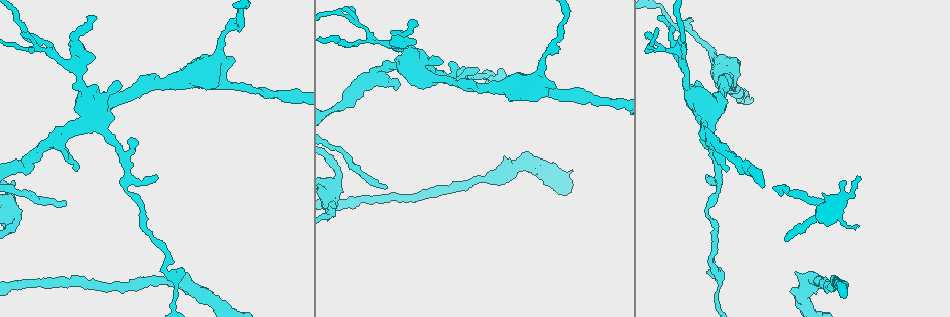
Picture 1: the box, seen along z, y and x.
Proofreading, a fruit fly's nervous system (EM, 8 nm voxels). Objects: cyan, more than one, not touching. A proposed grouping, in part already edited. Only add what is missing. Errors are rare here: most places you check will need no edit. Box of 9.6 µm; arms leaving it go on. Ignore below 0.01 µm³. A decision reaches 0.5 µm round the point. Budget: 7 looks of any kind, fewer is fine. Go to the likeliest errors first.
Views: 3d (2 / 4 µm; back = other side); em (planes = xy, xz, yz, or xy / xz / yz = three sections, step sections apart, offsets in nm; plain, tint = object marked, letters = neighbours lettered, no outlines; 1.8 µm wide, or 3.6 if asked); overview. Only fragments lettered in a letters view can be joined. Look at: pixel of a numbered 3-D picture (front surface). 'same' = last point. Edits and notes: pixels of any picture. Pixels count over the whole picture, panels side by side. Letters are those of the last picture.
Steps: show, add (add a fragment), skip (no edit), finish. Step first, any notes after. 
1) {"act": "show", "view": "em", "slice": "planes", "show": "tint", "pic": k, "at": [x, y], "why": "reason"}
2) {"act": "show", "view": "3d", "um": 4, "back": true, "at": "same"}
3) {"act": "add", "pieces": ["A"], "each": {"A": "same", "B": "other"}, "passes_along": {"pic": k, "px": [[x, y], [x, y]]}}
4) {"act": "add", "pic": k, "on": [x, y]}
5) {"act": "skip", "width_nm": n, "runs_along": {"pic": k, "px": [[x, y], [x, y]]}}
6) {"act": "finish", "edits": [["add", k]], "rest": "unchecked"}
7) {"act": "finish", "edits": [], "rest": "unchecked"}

{"act": "show", "view": "em", "slice": "xz", "step": 16, "show": "letters", "pic": 1, "at": [476, 69], "why": "an open end"}

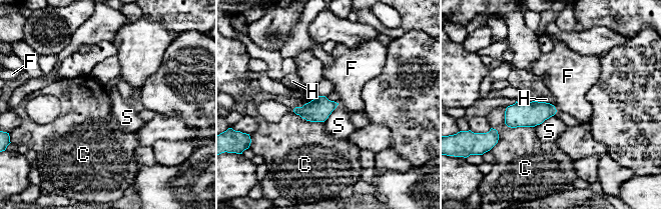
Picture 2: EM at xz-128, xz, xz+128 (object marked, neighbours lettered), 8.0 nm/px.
{"act": "show", "view": "em", "slice": "planes", "show": "letters", "at": "same"}

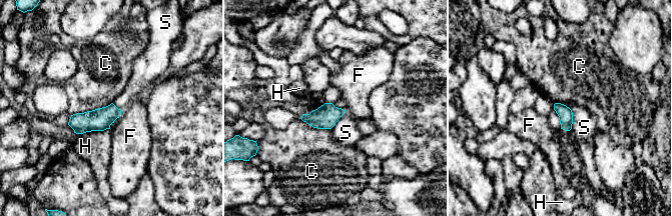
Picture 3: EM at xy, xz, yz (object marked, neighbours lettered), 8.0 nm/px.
{"act": "skip", "width_nm": 120, "each": {"C": "other", "F": "other", "H": "other", "S": "other"}, "border": {"pic": 3, "px": [[563, 104], [572, 112], [572, 128]]}, "found": "no lettered fragment goes on from it"}

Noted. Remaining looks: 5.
{"act": "show", "view": "3d", "um": 4, "pic": 1, "at": [396, 87], "why": "free end"}

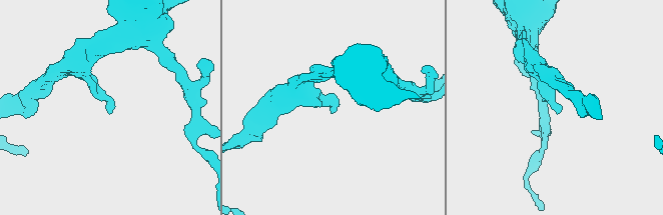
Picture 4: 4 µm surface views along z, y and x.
{"act": "show", "view": "em", "slice": "xz", "step": 8, "show": "tint", "pic": 4, "at": [333, 108], "why": "shape alone is not enough"}

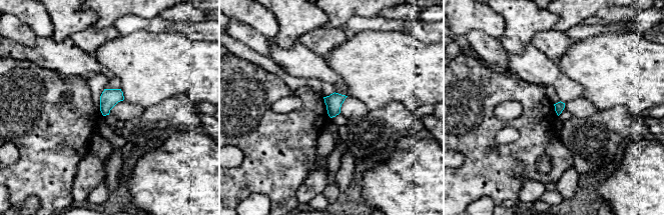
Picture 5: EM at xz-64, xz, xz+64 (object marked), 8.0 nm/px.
{"act": "show", "view": "em", "slice": "planes", "show": "letters", "at": "same"}

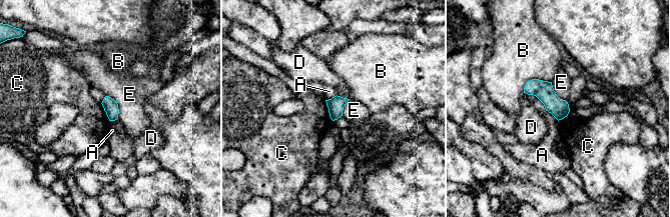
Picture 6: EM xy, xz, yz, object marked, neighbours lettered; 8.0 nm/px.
{"act": "skip", "longest_contact_nm": ["A", 260], "each": {"A": "other", "B": "other", "C": "other", "D": "other", "E": "other"}, "border": {"pic": 6, "px": [[324, 100], [328, 116], [332, 120]]}, "found": "no lettered fragment goes on from it"}

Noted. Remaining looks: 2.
{"act": "show", "view": "3d", "um": 4, "pic": 1, "at": [674, 31], "why": "sudden change in width"}

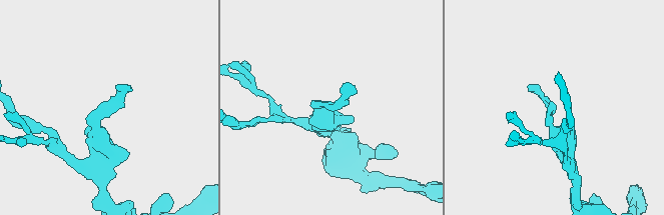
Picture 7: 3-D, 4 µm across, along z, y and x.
{"act": "show", "view": "em", "slice": "planes", "show": "letters", "pic": 7, "at": [107, 106], "why": "shape alone is not enough"}

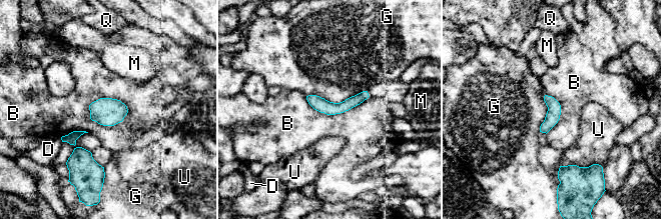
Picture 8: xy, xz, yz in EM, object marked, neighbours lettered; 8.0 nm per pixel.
{"act": "skip", "each": {"B": "other", "D": "other", "G": "other", "M": "other", "Q": "other", "U": "other"}, "border": {"pic": 8, "px": [[367, 90], [339, 102], [306, 96]]}, "found": "no lettered fragment goes on from it"}

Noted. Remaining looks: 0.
{"act": "finish", "edits": [], "rest": "unchecked"}

